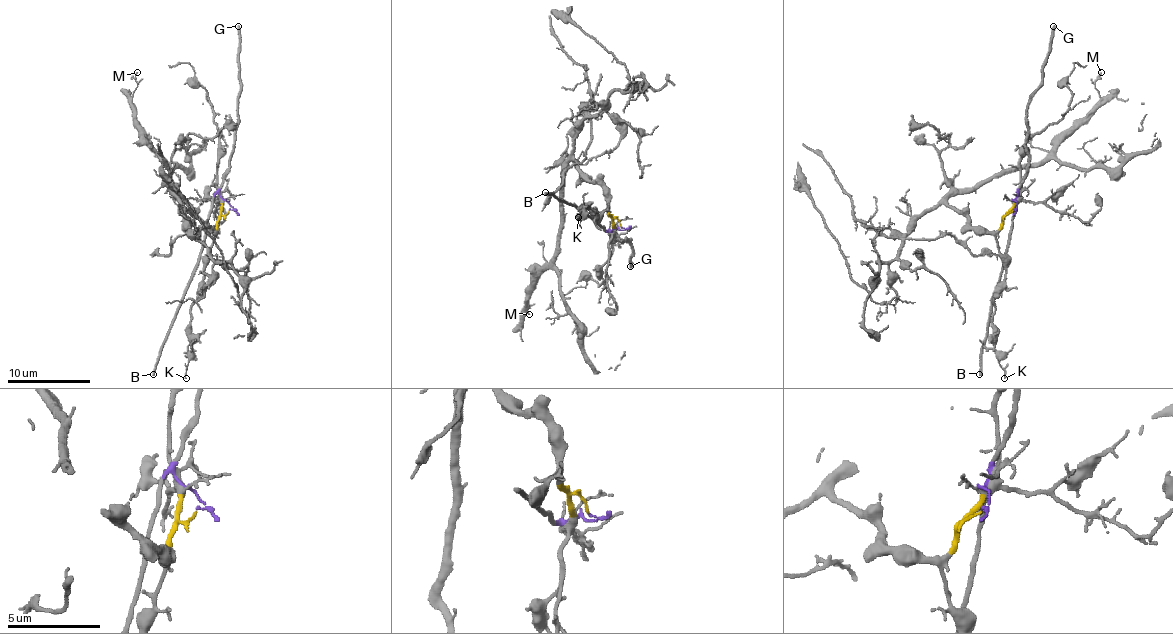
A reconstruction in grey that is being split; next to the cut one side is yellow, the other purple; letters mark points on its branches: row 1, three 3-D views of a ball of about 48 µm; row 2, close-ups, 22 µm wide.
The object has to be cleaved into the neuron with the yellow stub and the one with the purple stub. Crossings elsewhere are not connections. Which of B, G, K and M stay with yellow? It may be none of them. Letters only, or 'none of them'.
K, M

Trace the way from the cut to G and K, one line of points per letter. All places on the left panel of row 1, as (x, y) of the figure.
G: (229, 210), (219, 187), (229, 166), (237, 102), (237, 25)
K: (229, 210), (219, 220), (210, 258), (204, 268), (204, 289), (196, 297), (190, 318), (192, 358), (185, 378)

